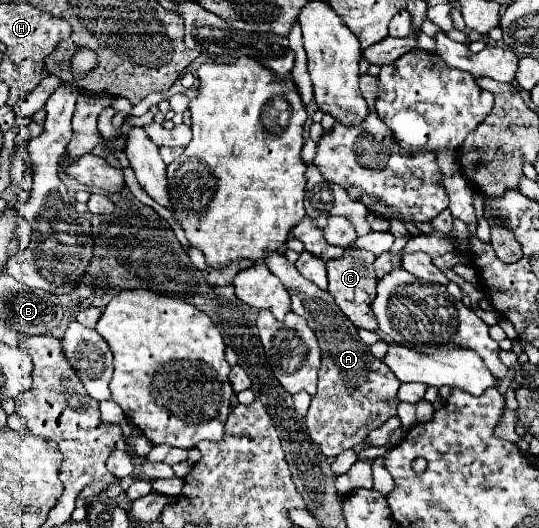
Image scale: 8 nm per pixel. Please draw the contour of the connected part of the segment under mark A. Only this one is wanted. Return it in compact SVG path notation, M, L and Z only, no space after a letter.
M270 253L270 257L266 257L264 263L268 265L268 269L272 273L276 273L276 277L282 281L282 285L290 293L290 297L292 297L290 309L294 313L302 315L318 337L318 343L320 343L320 349L322 349L322 367L320 367L320 379L318 379L318 393L312 397L312 405L306 413L306 427L308 427L312 441L320 445L320 451L326 457L336 457L344 449L350 449L350 447L356 447L358 443L362 443L372 429L382 425L388 417L396 415L396 407L400 403L398 397L396 397L400 381L394 377L394 373L390 371L390 367L384 361L380 361L372 355L370 347L358 337L358 329L338 309L338 305L334 303L334 299L330 297L328 291L322 291L312 281L306 281L298 273L298 269L288 263L288 259L282 253Z

